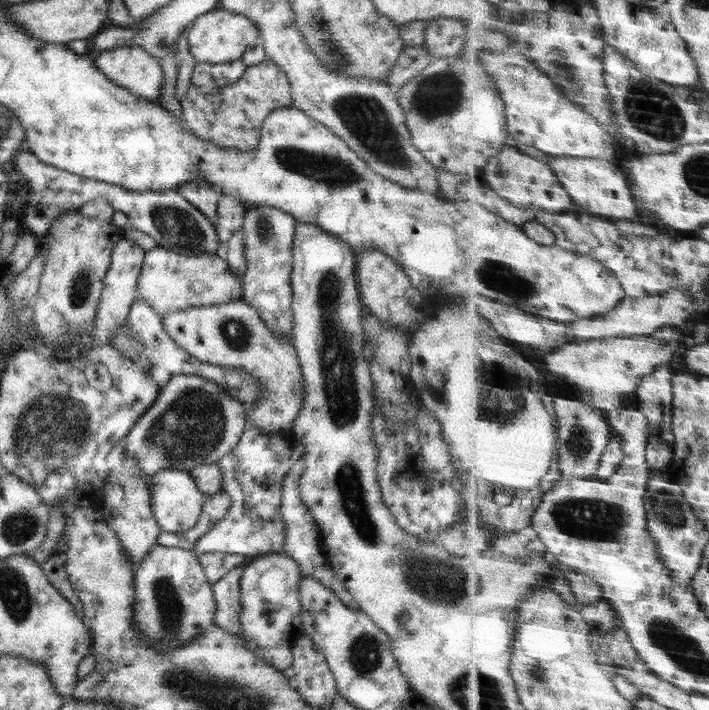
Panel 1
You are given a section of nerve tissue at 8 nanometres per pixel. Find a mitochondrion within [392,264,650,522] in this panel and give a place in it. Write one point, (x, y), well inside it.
(578, 445)

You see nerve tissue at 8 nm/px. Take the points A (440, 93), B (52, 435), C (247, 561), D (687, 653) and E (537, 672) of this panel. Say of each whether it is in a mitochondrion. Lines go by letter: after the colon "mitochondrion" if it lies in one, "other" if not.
A: mitochondrion
B: mitochondrion
C: other
D: mitochondrion
E: mitochondrion

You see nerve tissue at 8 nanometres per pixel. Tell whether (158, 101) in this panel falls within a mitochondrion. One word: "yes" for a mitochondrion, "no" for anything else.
no

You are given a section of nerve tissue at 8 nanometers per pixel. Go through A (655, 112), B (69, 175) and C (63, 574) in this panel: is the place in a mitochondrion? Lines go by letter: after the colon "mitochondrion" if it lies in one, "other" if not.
A: mitochondrion
B: other
C: other

